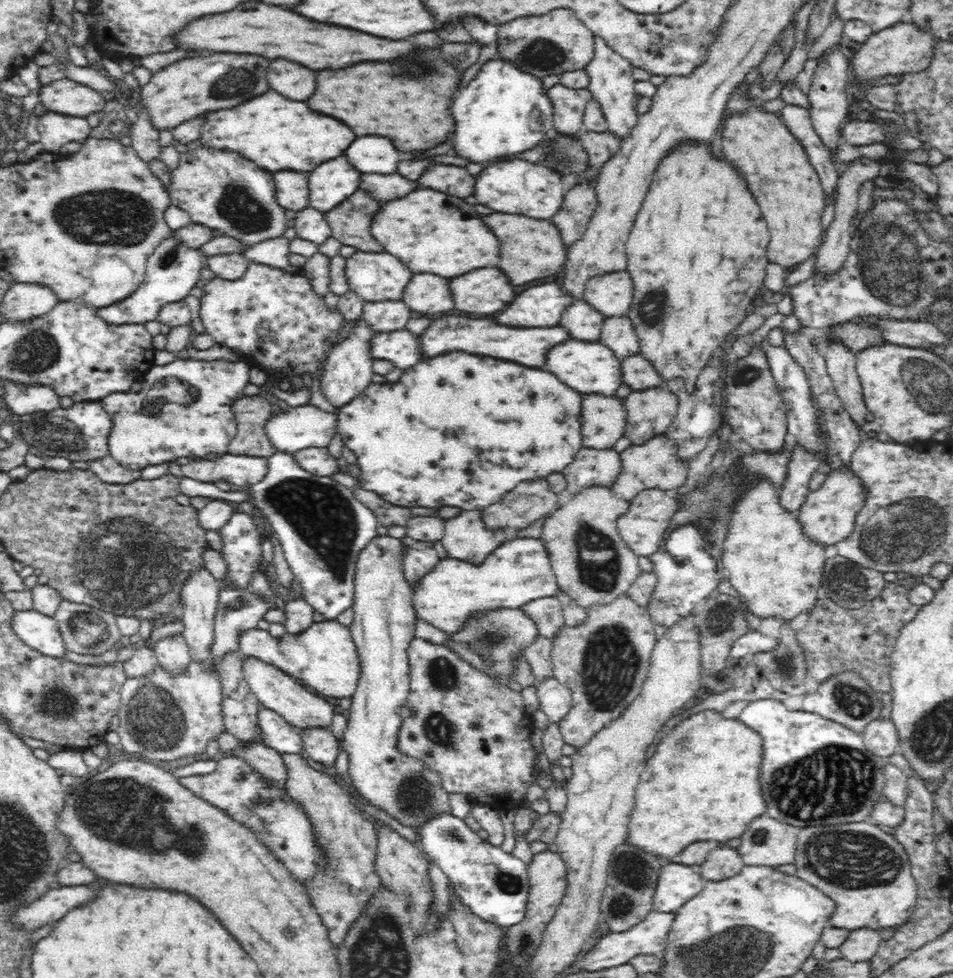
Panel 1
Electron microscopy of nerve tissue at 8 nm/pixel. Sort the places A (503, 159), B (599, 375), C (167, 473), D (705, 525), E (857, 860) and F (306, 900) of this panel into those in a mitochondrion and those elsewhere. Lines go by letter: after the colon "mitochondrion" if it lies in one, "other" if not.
A: other
B: other
C: other
D: mitochondrion
E: mitochondrion
F: other

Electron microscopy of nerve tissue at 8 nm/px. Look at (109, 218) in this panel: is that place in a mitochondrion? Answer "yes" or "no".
yes

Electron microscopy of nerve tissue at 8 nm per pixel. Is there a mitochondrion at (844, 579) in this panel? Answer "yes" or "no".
yes

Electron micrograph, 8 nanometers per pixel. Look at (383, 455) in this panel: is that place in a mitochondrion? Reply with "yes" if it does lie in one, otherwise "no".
no

